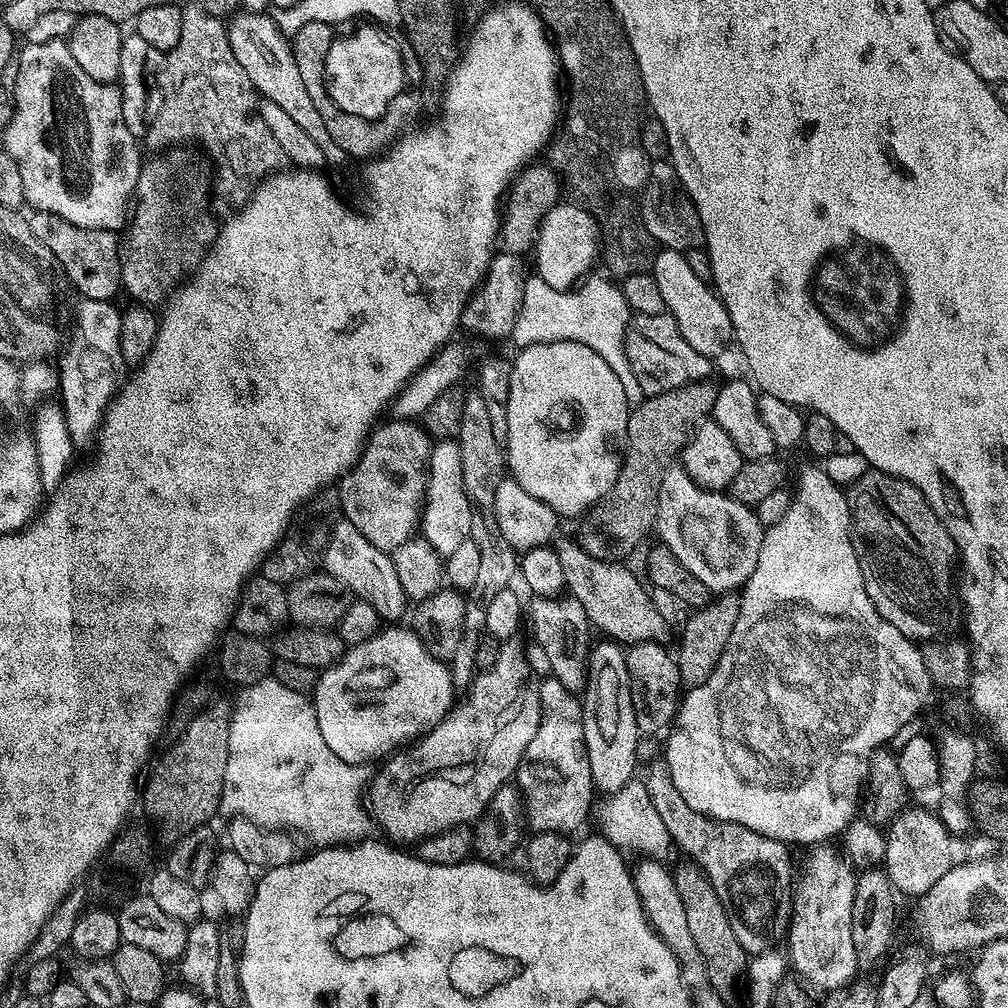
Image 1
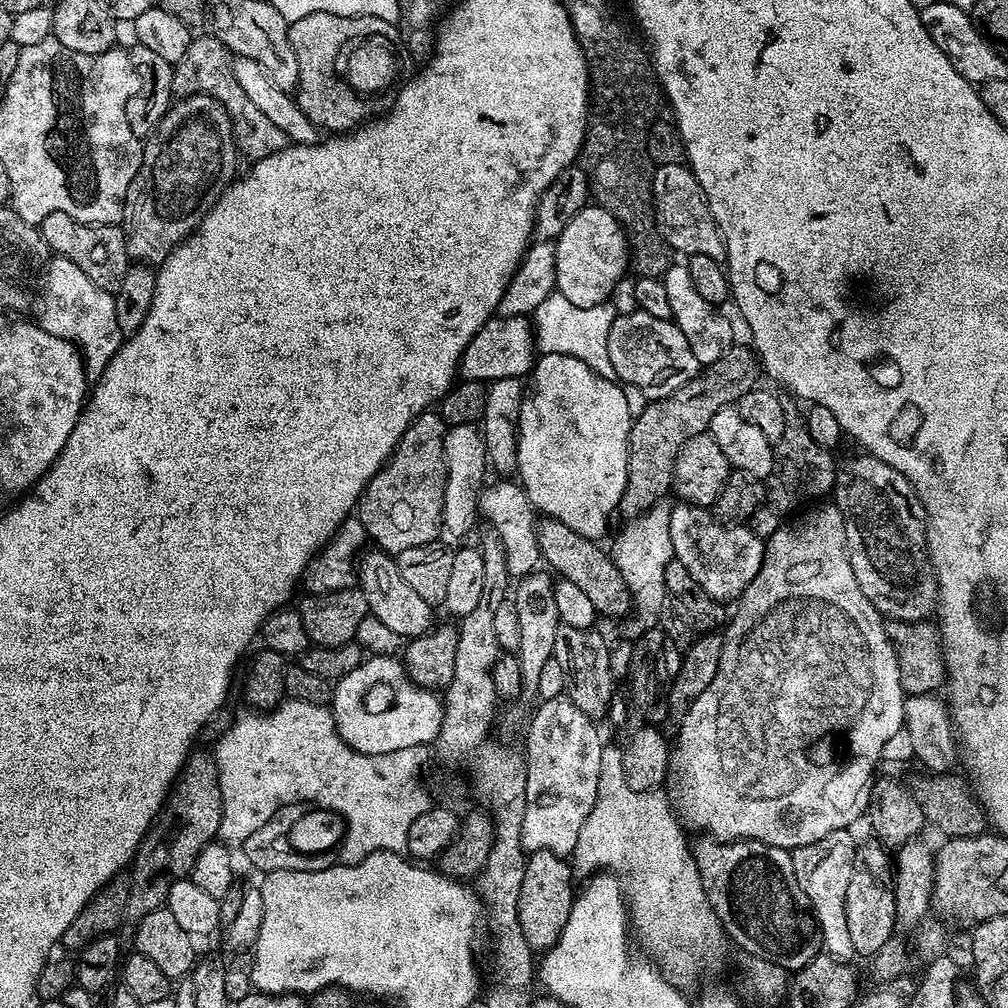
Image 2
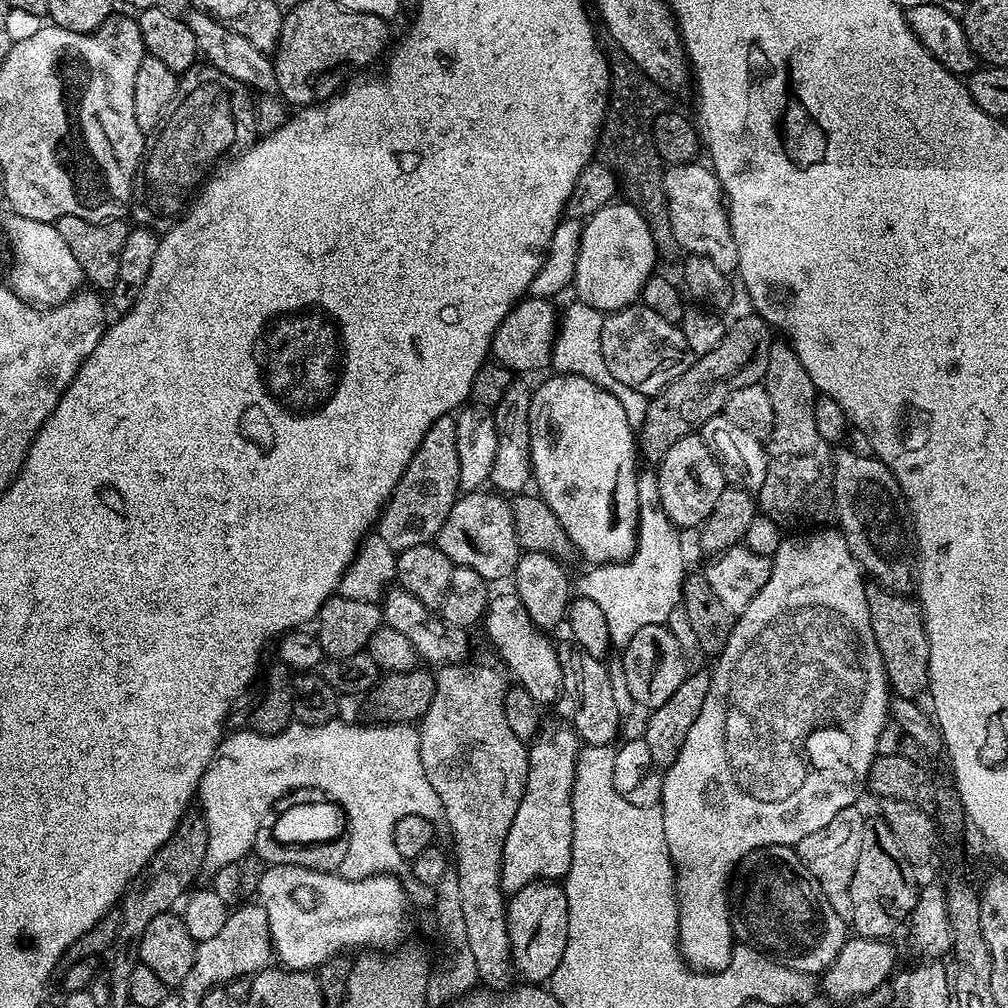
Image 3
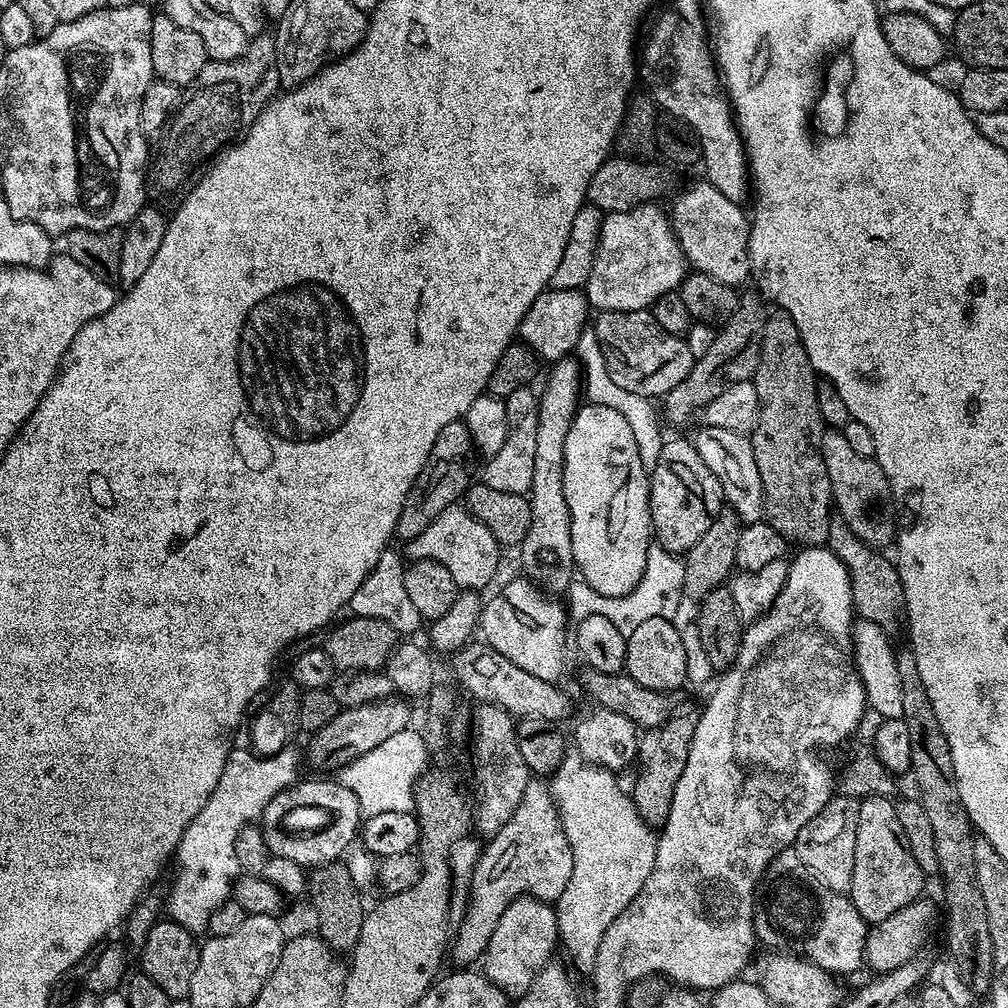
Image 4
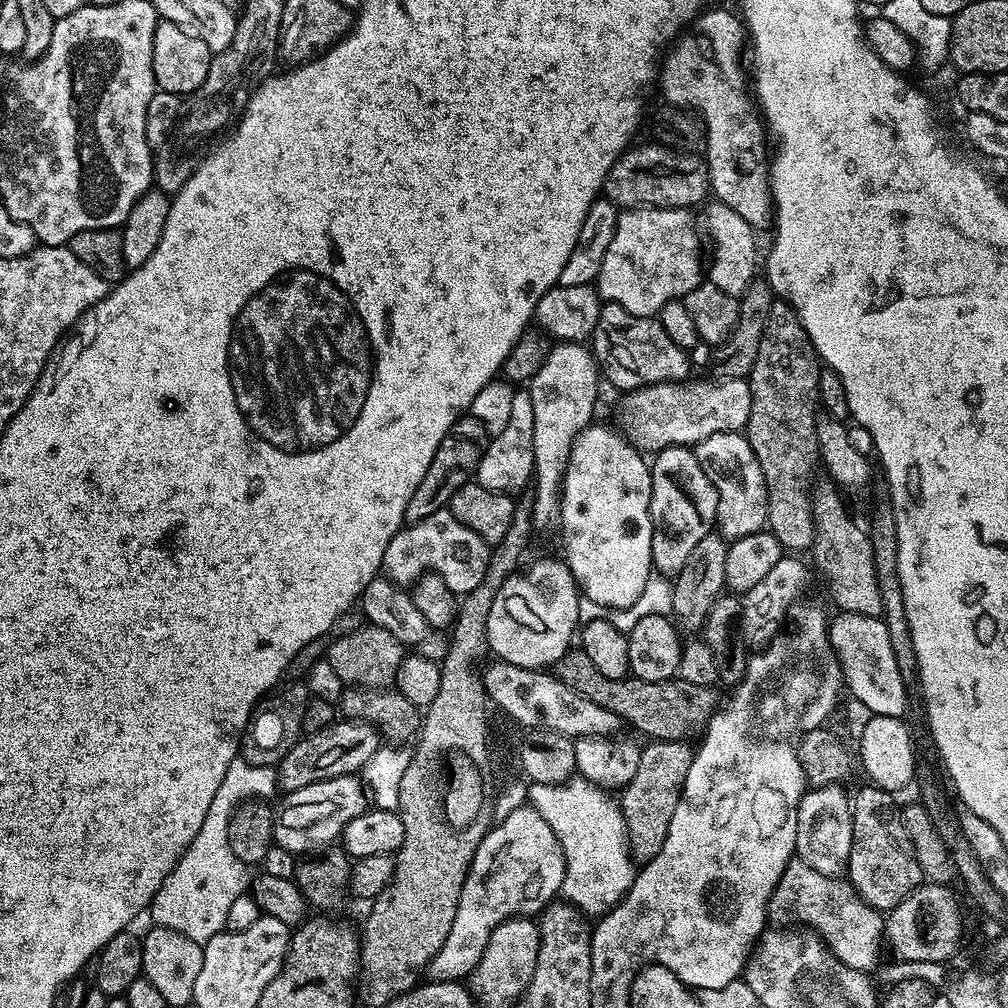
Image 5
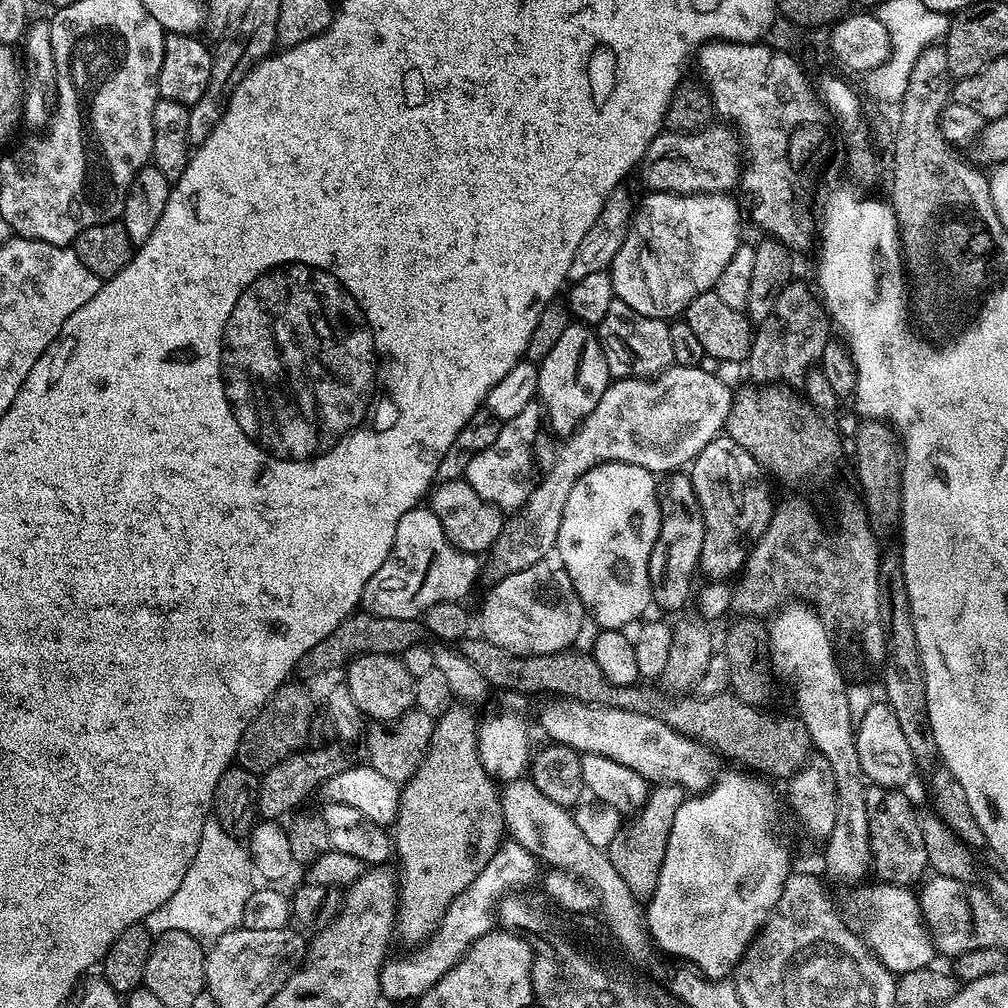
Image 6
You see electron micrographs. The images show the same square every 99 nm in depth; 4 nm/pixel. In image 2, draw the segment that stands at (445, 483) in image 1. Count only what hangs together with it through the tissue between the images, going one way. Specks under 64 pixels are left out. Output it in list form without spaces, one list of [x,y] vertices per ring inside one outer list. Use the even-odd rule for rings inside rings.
[[[453,424],[444,433],[444,461],[446,462],[446,494],[442,498],[440,530],[443,543],[456,546],[478,520],[480,489],[485,483],[488,455],[484,449],[484,433],[476,424]]]

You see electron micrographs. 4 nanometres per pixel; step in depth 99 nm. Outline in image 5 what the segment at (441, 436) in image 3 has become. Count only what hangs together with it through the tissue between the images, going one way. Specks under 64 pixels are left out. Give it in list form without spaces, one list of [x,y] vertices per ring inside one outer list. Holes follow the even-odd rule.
[[[465,414],[458,422],[454,422],[454,426],[438,446],[438,454],[434,454],[430,470],[426,470],[418,490],[414,490],[414,494],[410,497],[404,515],[405,521],[415,522],[422,518],[430,518],[430,514],[447,508],[453,494],[475,477],[476,468],[480,465],[489,439],[486,426],[482,426],[482,422],[478,422],[478,418],[474,418],[471,414]]]

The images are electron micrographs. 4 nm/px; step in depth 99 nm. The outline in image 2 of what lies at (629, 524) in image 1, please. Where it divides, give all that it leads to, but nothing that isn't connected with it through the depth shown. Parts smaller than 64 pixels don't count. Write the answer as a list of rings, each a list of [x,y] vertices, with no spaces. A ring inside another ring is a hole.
[[[733,346],[729,348],[726,354],[722,354],[722,358],[718,358],[718,362],[701,367],[696,376],[690,378],[690,382],[678,386],[678,390],[666,394],[661,400],[647,401],[644,409],[633,419],[632,429],[628,435],[626,486],[620,499],[619,515],[624,515],[624,518],[642,515],[655,504],[661,503],[665,499],[664,495],[670,492],[672,488],[672,467],[676,465],[676,459],[682,450],[682,446],[686,442],[690,442],[690,438],[705,435],[714,414],[718,414],[718,410],[735,405],[740,397],[745,396],[747,392],[757,387],[759,380],[756,379],[761,379],[761,376],[760,362],[751,347]]]

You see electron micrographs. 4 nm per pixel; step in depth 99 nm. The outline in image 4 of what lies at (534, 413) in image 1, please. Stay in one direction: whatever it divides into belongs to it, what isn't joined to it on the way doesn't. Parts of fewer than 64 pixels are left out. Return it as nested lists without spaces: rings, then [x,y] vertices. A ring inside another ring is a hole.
[[[581,403],[570,426],[570,434],[566,434],[564,493],[566,506],[570,506],[570,538],[574,562],[582,580],[600,595],[626,595],[638,586],[642,578],[648,550],[654,540],[648,501],[649,483],[650,474],[642,466],[642,457],[638,455],[630,422],[626,422],[618,410],[610,410],[610,406]]]

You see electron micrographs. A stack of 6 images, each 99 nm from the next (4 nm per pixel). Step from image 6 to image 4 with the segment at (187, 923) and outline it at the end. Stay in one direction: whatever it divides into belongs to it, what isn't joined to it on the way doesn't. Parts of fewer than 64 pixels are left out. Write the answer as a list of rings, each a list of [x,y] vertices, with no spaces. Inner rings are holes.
[[[236,746],[229,752],[218,786],[214,786],[206,806],[202,806],[194,822],[190,822],[176,847],[174,860],[180,869],[172,880],[172,889],[166,892],[166,916],[193,934],[203,933],[214,910],[231,897],[232,886],[242,872],[236,857],[240,831],[249,822],[259,821],[270,798],[298,780],[296,771],[300,768],[300,760],[302,764],[302,756],[295,752],[295,747],[283,748],[277,756],[258,756],[244,748]]]

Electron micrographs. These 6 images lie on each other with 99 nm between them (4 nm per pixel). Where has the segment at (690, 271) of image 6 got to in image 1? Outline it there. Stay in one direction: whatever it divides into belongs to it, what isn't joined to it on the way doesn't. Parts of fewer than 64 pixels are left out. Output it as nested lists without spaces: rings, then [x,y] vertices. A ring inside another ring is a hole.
[[[561,202],[552,207],[550,214],[546,214],[540,227],[540,237],[536,240],[534,249],[534,272],[539,280],[546,282],[546,286],[554,286],[554,290],[566,292],[573,289],[592,270],[592,263],[595,260],[597,263],[601,252],[600,225],[596,219],[575,202]]]

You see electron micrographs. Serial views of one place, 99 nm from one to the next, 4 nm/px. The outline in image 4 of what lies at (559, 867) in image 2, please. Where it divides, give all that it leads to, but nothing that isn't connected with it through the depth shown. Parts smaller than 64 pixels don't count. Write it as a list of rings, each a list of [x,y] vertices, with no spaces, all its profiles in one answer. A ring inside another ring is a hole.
[[[520,896],[506,906],[502,918],[498,918],[498,926],[494,926],[494,934],[482,957],[483,974],[508,997],[522,997],[528,993],[540,971],[553,963],[555,956],[552,955],[559,944],[560,931],[556,925],[555,907],[532,896]]]

